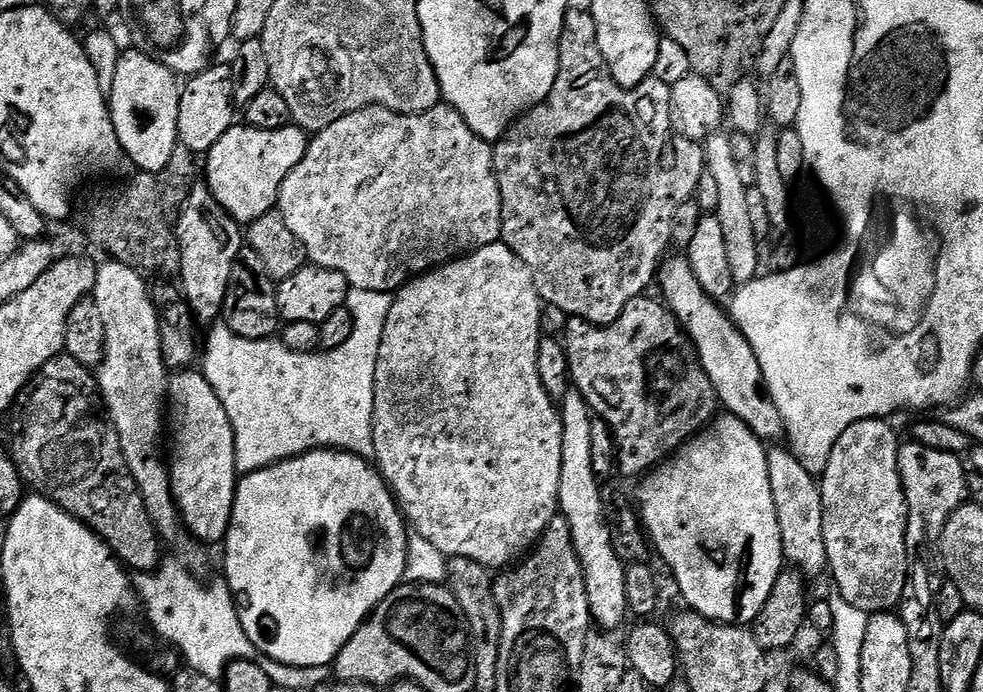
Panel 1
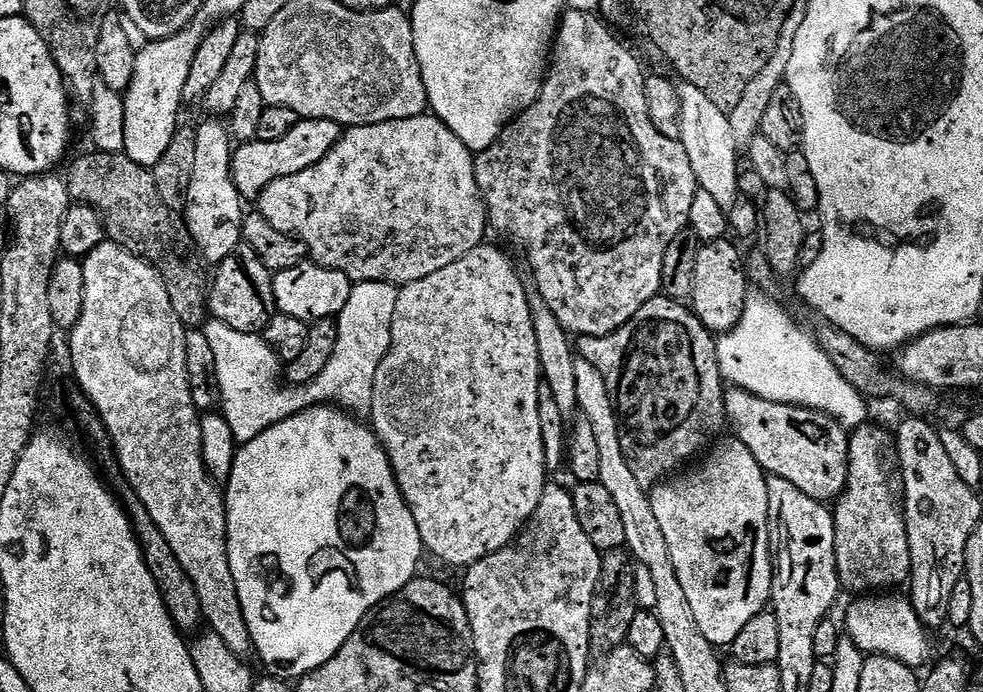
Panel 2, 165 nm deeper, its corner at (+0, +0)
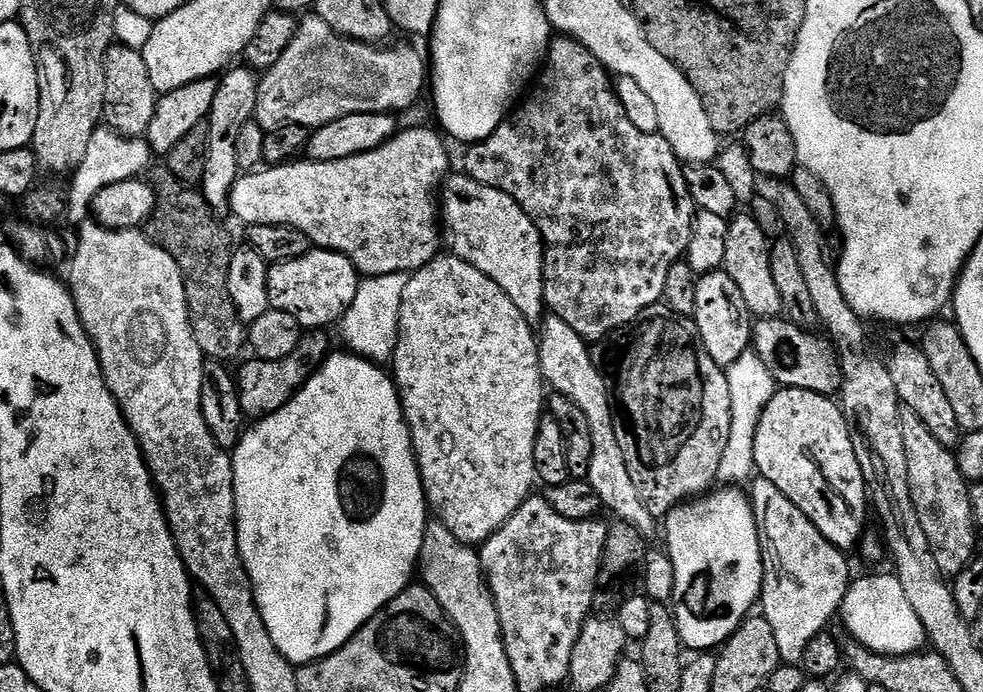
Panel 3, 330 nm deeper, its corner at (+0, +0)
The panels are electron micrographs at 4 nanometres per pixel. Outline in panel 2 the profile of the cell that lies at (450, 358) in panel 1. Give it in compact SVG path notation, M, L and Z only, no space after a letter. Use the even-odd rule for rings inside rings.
M491 242L479 244L477 248L470 250L470 254L466 254L466 258L450 262L450 266L445 266L443 270L426 274L426 278L418 278L418 282L403 285L398 294L398 306L394 306L390 350L386 358L382 358L382 366L378 366L378 374L374 378L370 427L384 445L400 493L408 504L410 514L414 514L414 522L418 522L418 534L425 549L429 553L433 552L442 563L453 564L459 570L467 569L469 564L512 543L538 510L544 486L550 480L546 454L542 450L542 422L538 422L538 390L542 387L542 373L528 293L503 250L495 248Z

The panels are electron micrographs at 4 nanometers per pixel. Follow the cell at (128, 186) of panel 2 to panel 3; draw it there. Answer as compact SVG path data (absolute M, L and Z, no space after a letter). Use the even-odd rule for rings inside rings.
M161 176L161 180L154 184L156 208L146 223L146 235L152 243L170 254L178 264L178 270L182 270L194 342L198 342L208 360L229 362L246 348L246 326L238 318L226 286L233 245L228 245L228 236L216 221L219 220L217 213L212 211L199 191L185 186L173 176Z

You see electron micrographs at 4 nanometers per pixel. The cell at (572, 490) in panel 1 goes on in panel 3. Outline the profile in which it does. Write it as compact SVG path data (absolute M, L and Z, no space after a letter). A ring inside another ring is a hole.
M449 175L442 185L442 220L446 225L447 243L448 240L452 243L451 255L473 264L486 274L486 278L490 278L490 282L498 282L498 286L502 286L502 294L518 306L518 314L530 322L539 321L546 312L546 289L545 246L538 226L534 226L526 210L522 210L510 194L494 186L486 186L473 176L459 175Z

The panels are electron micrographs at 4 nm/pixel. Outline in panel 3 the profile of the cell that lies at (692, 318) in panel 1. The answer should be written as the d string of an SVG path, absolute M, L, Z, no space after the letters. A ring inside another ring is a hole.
M785 387L773 391L756 427L753 460L755 471L763 479L774 482L774 486L778 486L778 490L782 490L782 494L786 494L786 498L790 498L790 502L794 502L794 506L798 506L798 510L818 526L826 542L841 550L855 549L859 545L860 537L866 532L864 519L870 516L868 487L864 484L862 466L858 466L858 454L854 454L848 419L833 397L814 390Z

